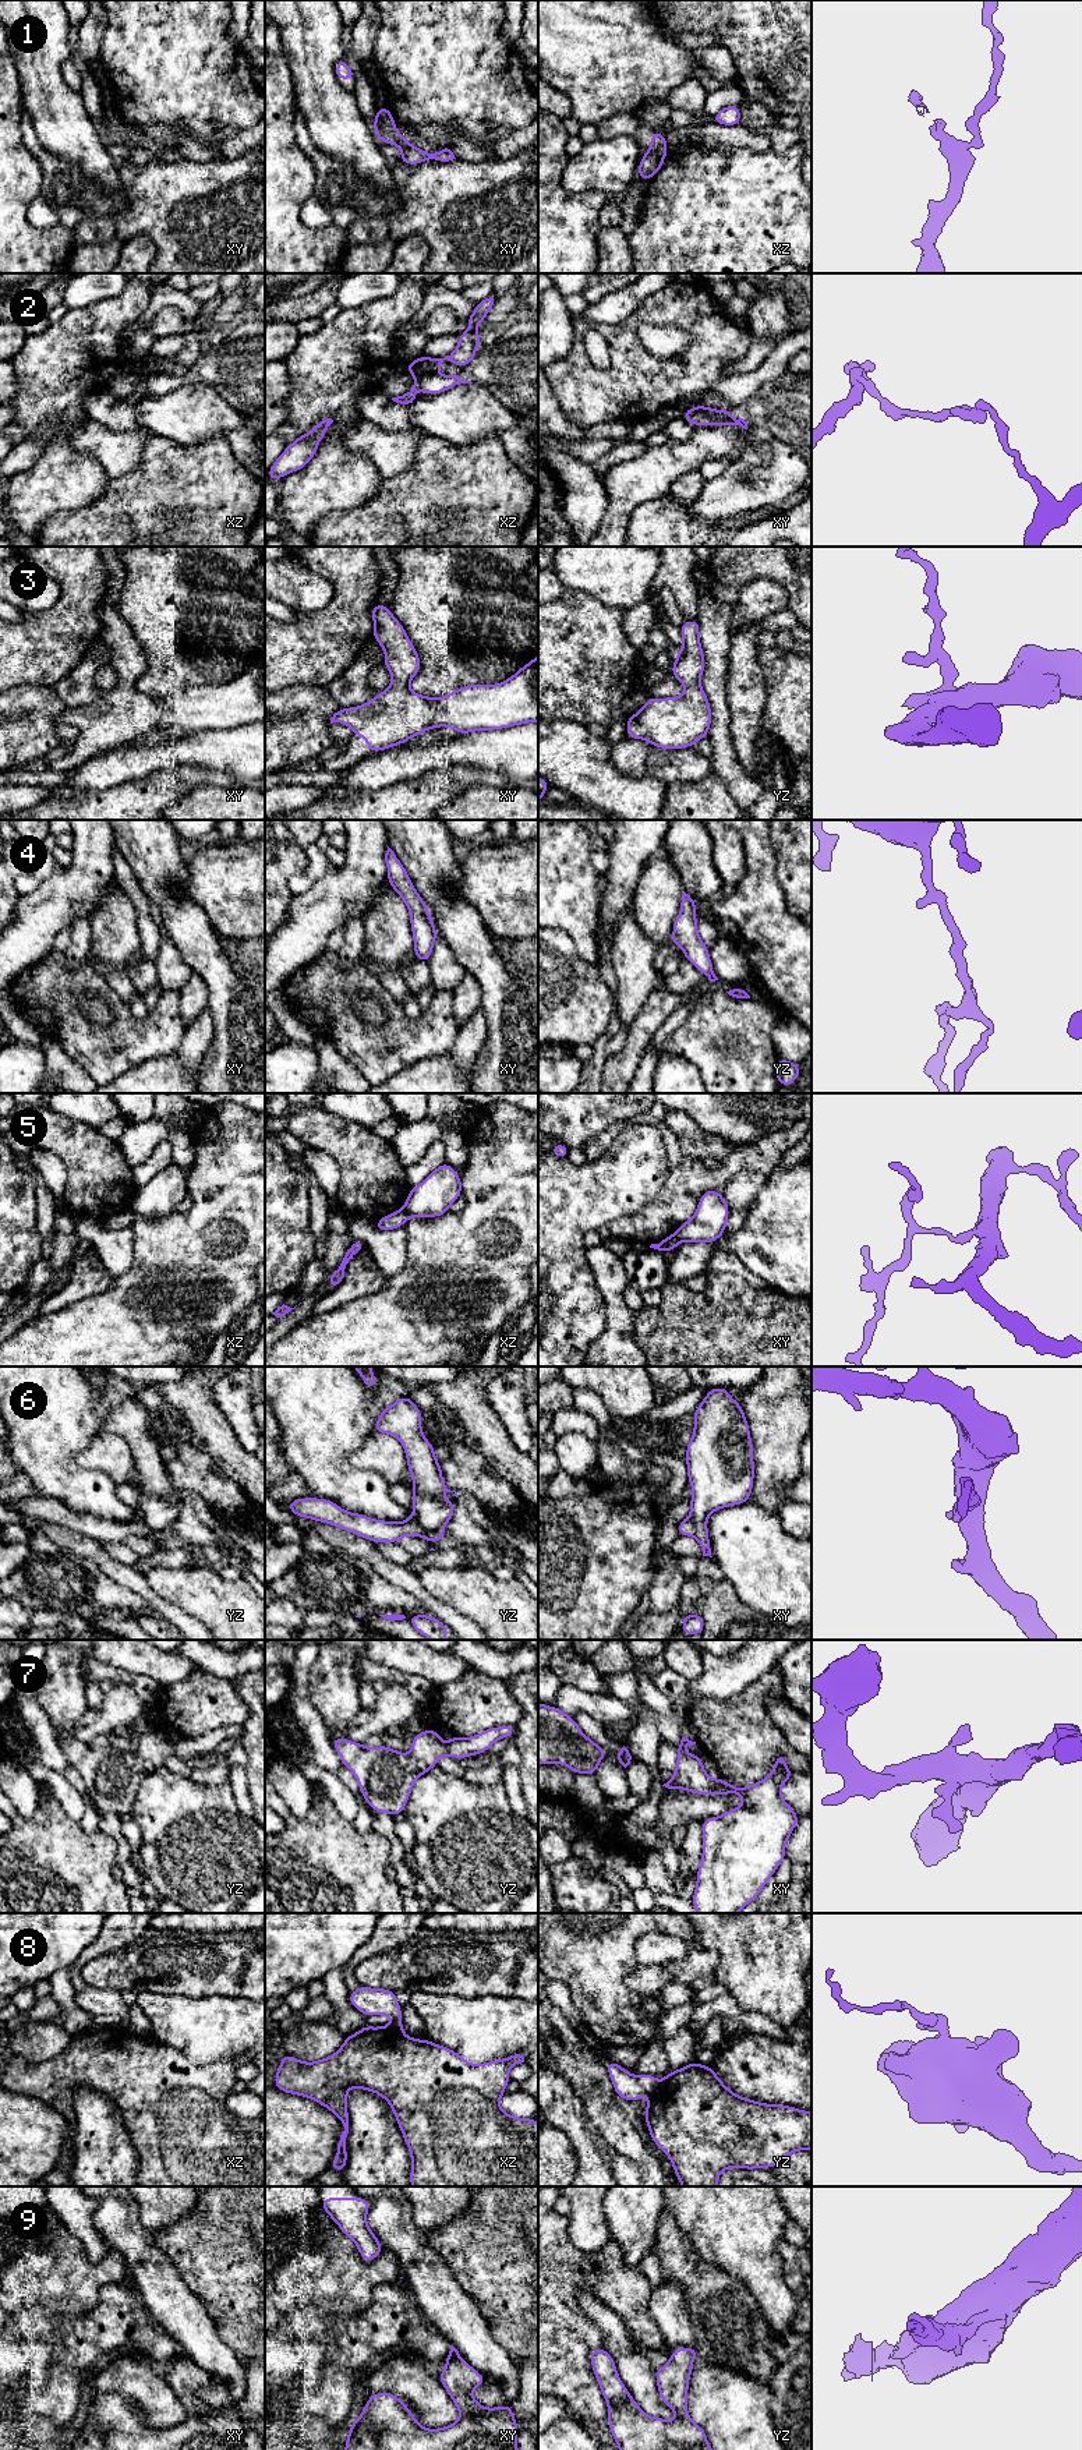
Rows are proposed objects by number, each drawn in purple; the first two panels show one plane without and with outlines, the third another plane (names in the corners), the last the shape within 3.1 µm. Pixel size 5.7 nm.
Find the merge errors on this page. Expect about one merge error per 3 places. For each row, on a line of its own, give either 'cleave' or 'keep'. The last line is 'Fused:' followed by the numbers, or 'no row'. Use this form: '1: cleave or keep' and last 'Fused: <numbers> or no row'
1: cleave
2: cleave
3: keep
4: keep
5: cleave
6: cleave
7: keep
8: cleave
9: keep
Fused: 1, 2, 5, 6, 8

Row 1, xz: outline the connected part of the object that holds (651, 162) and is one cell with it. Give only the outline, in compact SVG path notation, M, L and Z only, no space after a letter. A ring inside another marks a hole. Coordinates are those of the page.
M644 152L643 159L639 163L639 178L647 181L655 176L668 152Z

